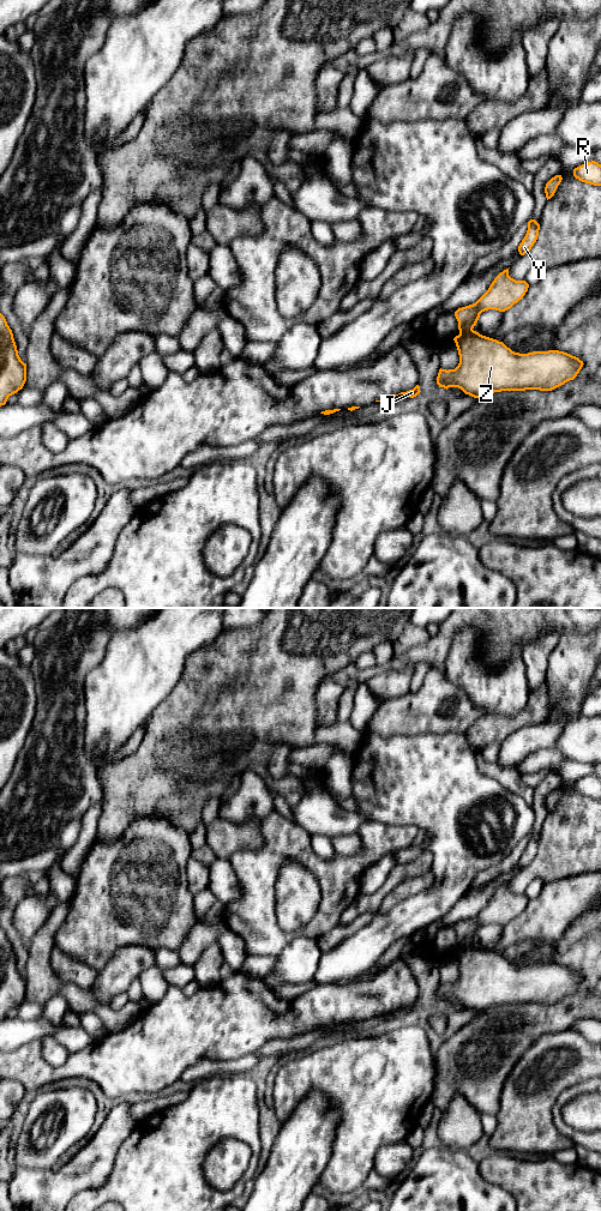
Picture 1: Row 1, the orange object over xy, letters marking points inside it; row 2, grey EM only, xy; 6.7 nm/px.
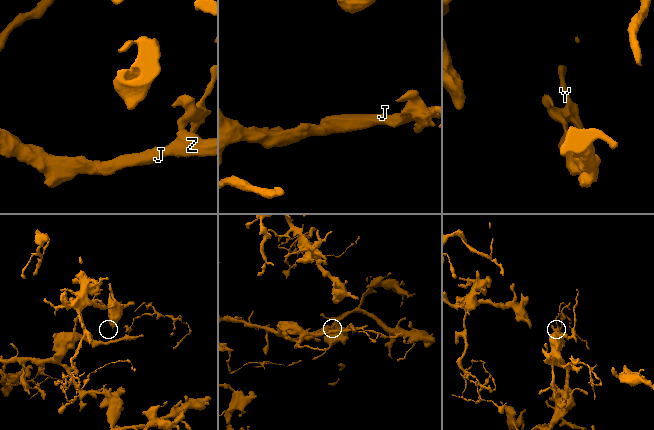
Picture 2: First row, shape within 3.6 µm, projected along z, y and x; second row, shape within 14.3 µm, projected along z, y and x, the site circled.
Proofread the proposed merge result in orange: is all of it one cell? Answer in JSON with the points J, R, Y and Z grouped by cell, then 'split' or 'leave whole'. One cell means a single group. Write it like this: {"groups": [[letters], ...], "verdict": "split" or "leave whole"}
{"groups": [["J", "Z"], ["R", "Y"]], "verdict": "split"}

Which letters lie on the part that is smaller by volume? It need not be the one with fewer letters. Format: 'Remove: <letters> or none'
Remove: R, Y

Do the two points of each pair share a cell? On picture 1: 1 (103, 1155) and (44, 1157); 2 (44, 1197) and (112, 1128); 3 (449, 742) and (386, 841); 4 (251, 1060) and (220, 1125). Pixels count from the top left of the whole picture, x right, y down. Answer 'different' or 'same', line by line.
1: different
2: same
3: different
4: different

